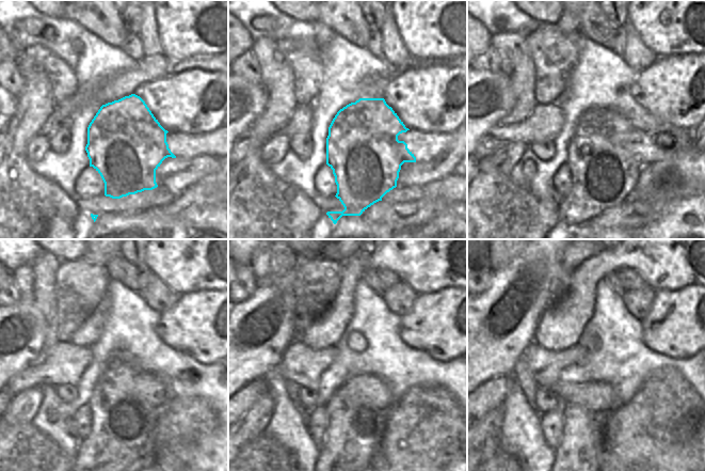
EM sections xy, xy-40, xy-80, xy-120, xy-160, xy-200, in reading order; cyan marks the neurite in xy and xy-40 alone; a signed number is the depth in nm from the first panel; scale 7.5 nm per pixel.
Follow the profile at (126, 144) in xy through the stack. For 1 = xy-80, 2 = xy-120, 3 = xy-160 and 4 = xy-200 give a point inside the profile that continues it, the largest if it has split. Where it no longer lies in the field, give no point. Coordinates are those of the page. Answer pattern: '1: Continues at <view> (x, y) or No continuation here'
1: Continues at xy-80 (605, 158)
2: Continues at xy-120 (126, 403)
3: Continues at xy-160 (358, 410)
4: Continues at xy-200 (578, 456).

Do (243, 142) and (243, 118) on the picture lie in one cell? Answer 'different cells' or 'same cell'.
different cells

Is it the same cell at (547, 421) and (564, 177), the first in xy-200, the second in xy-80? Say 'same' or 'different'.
same

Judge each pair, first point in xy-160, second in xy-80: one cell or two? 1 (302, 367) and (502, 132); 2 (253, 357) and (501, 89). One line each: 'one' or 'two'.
1: one
2: one

